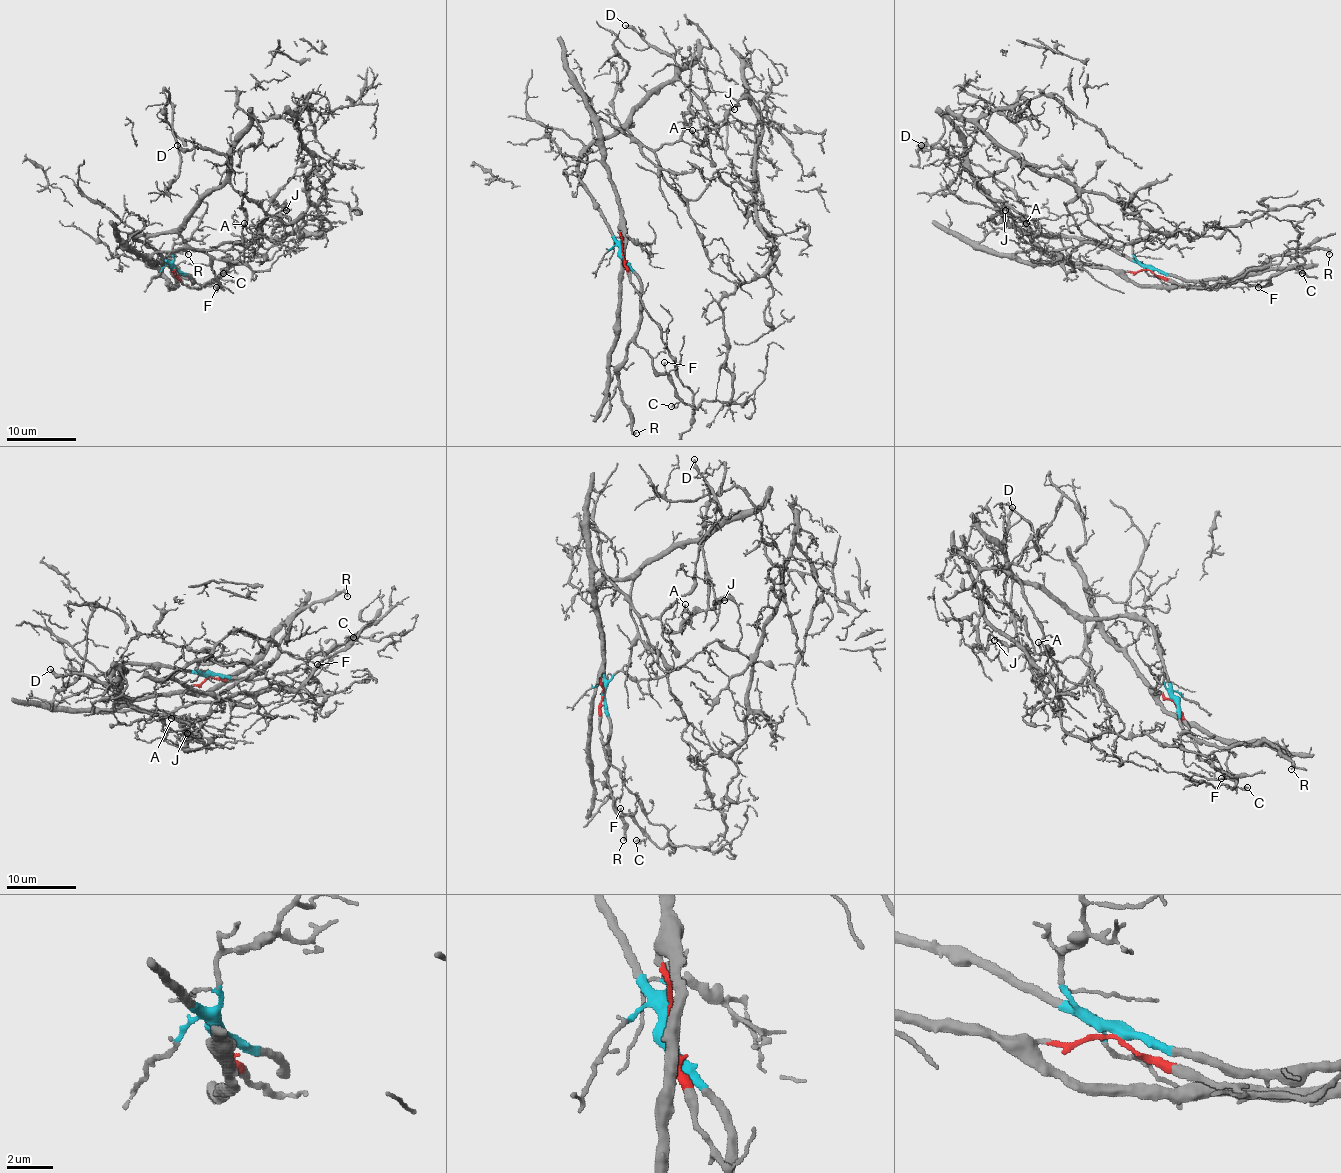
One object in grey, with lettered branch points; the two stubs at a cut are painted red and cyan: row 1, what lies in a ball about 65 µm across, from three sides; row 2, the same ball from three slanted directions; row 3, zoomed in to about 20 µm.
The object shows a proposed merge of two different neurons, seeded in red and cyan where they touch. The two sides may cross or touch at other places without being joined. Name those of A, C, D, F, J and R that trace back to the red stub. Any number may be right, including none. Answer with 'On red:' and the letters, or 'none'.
On red: none

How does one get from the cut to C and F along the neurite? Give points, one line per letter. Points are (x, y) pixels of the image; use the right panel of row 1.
C: (1150, 269), (1178, 277), (1239, 277), (1248, 284), (1262, 286), (1285, 270), (1302, 272)
F: (1150, 269), (1178, 277), (1239, 277), (1255, 286), (1269, 283), (1258, 288)

